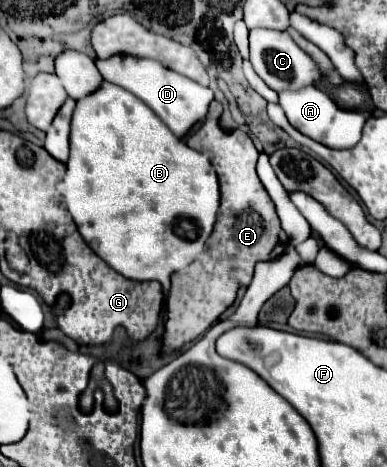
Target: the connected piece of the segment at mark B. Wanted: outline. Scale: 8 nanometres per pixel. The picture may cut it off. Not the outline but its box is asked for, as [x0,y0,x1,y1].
[63,82,219,294]

